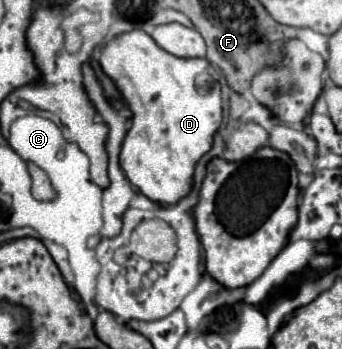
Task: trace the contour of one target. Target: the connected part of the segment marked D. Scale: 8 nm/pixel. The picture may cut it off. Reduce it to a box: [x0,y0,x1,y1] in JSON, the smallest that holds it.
[100,29,222,203]

